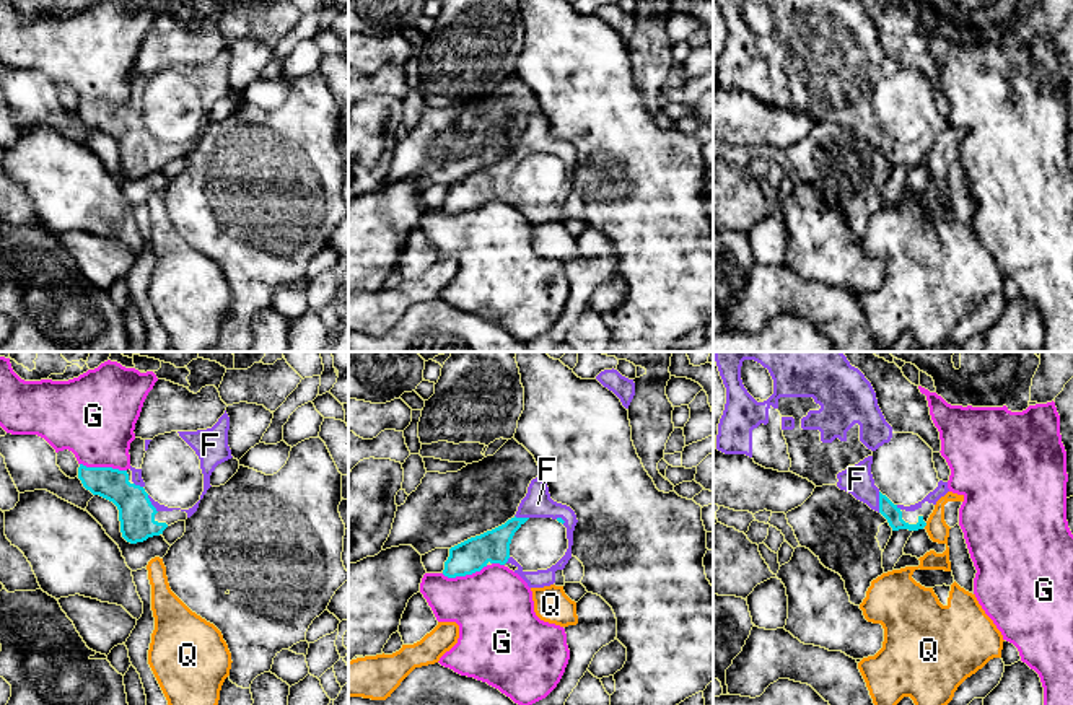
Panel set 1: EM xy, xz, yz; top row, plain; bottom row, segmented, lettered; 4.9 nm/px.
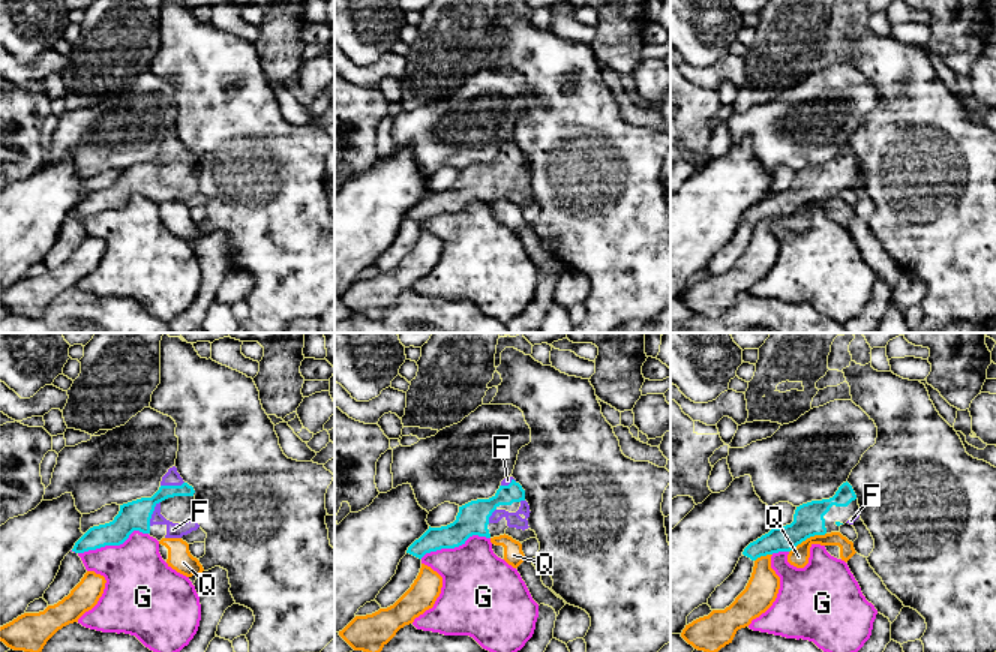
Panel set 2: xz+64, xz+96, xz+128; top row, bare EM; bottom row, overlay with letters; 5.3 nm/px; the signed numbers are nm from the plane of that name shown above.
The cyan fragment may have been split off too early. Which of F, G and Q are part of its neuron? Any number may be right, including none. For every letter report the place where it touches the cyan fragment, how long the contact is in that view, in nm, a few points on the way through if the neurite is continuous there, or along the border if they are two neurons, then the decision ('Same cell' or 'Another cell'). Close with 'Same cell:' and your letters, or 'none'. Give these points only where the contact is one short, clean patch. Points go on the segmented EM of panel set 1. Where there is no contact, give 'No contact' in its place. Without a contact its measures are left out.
F: Touches cyan at yz (880, 502). Shared border 100 nm. Same cell
G: Touches cyan at xy (103, 468). Shared border 240 nm. Another cell
Q: Touches cyan at yz (925, 525). Shared border 30 nm. Another cell
Same cell: F

